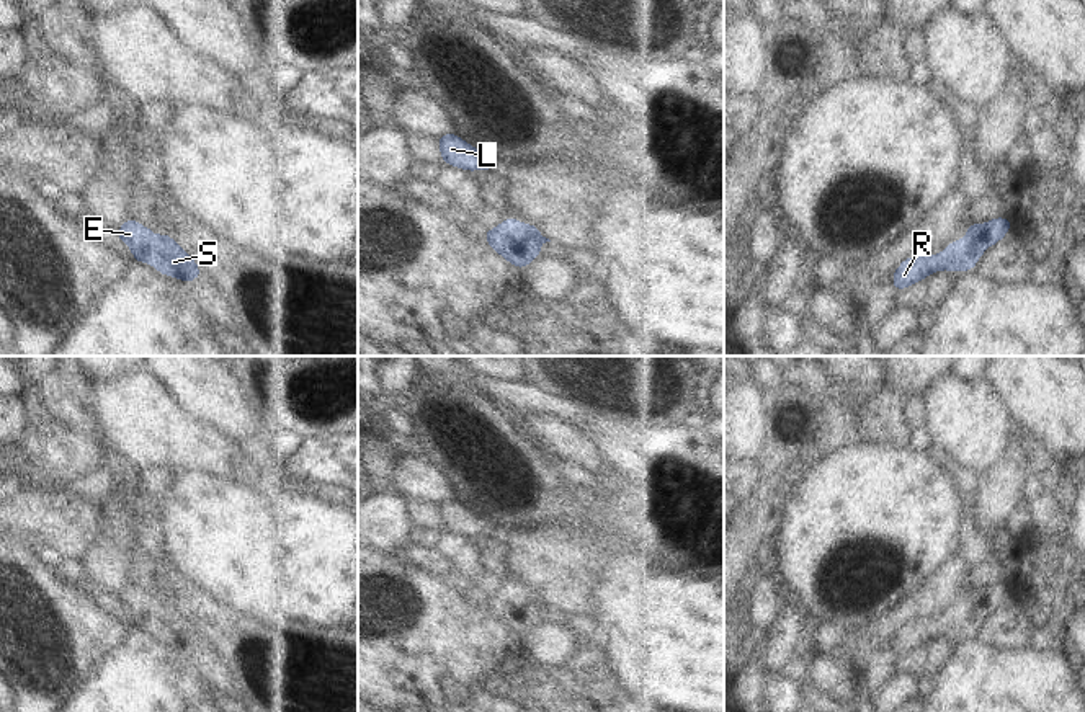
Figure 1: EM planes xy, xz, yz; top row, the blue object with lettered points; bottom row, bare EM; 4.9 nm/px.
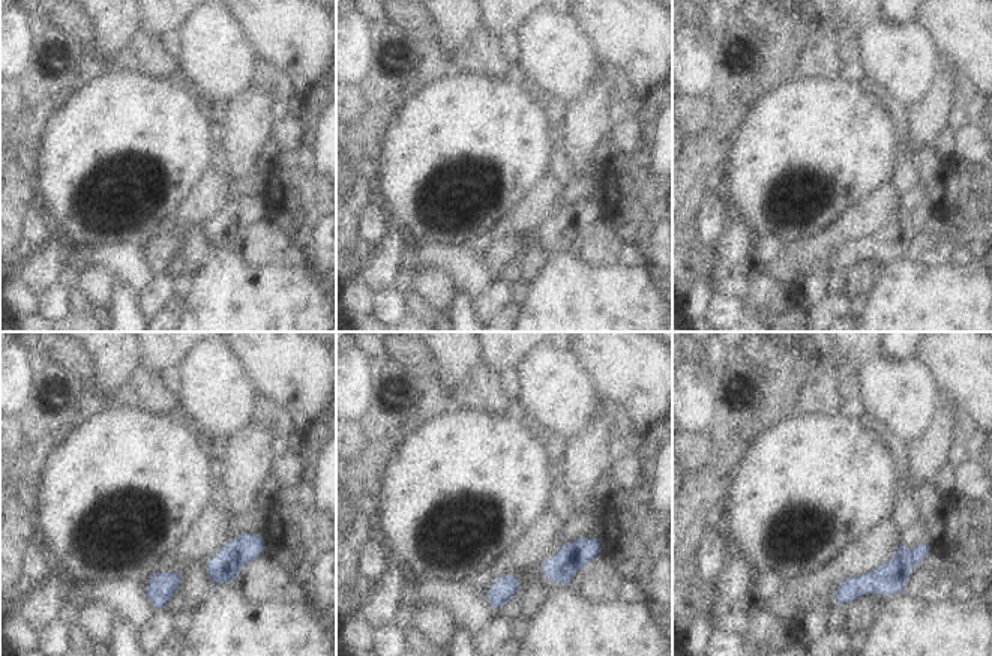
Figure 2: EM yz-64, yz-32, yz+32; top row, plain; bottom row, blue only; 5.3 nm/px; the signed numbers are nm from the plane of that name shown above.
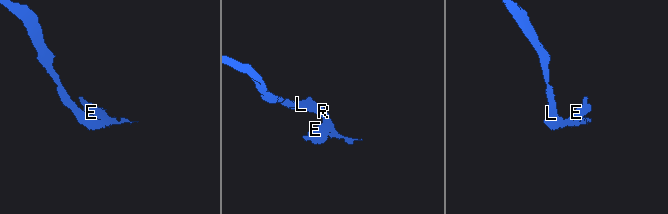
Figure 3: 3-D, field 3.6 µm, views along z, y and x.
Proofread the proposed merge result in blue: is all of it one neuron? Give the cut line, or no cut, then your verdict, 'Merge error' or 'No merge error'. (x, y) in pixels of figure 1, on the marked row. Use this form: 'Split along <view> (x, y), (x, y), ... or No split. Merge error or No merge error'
No split. No merge error.

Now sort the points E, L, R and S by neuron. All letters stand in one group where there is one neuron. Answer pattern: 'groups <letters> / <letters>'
groups E L R S

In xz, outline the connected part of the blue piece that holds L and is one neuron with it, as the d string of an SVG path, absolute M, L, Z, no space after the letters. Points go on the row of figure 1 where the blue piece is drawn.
M443 134L438 137L441 162L467 170L495 170L495 160L471 145L469 142L462 140L458 134Z

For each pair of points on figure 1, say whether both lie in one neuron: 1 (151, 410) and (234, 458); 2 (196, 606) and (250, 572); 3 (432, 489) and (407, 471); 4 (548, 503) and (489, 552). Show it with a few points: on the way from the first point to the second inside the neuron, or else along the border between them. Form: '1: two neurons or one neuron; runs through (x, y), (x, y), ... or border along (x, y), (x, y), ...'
1: one neuron; runs through (172, 431), (183, 443), (198, 444), (213, 453)
2: two neurons; border along (209, 595), (216, 601)
3: one neuron; runs through (425, 484), (414, 477)
4: two neurons; border along (494, 536), (502, 541)

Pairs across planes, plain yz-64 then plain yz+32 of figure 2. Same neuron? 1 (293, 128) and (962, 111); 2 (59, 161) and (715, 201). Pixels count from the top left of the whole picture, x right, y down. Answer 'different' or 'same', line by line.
1: different
2: different

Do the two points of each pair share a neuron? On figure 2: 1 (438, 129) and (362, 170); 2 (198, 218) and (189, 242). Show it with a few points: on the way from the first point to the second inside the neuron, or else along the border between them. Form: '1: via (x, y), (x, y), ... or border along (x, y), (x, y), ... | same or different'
1: border along (368, 165), (369, 168) | different
2: border along (203, 228), (195, 228), (180, 236) | different

